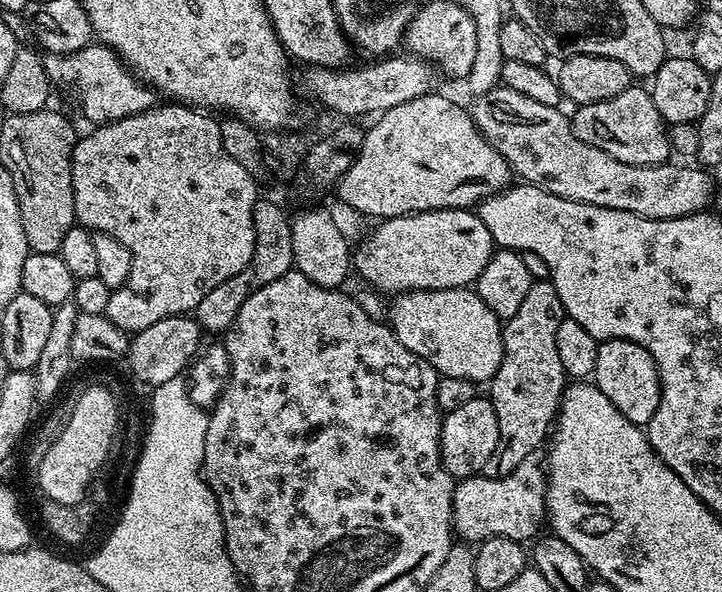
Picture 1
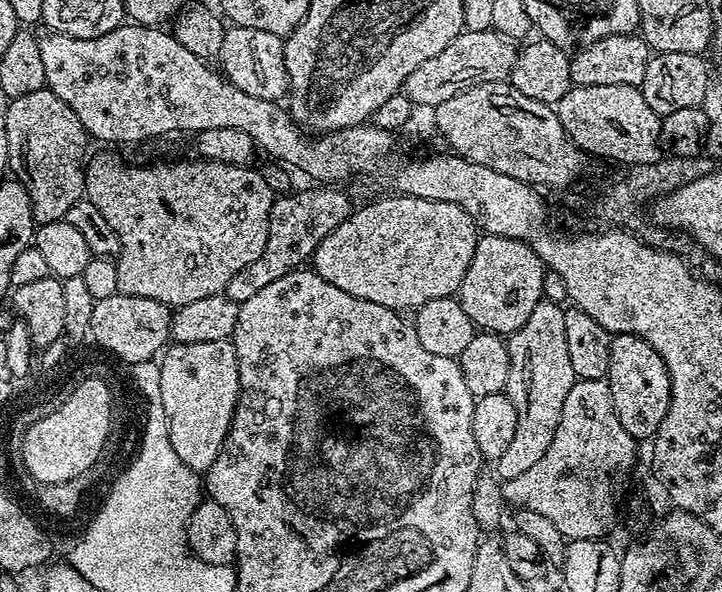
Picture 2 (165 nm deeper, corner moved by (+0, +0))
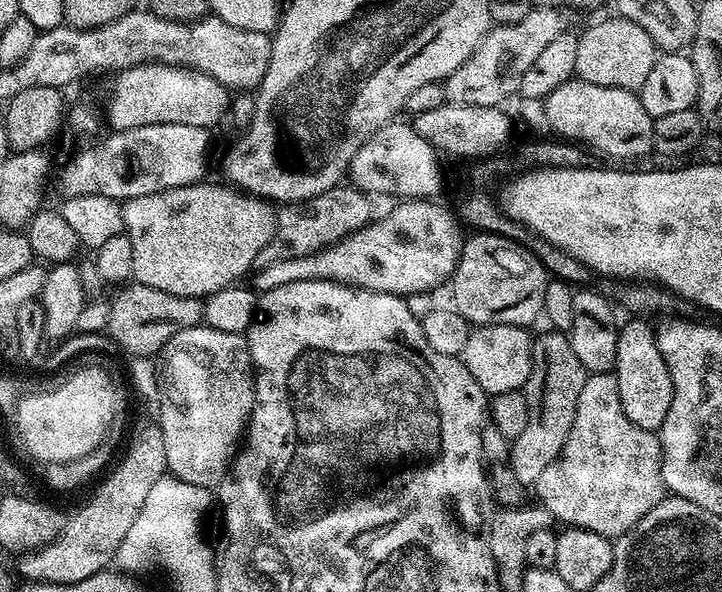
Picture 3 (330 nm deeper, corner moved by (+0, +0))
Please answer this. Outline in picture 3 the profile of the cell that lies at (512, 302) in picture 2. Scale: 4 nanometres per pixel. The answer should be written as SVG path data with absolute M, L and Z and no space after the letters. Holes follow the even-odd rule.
M477 231L460 245L456 270L450 277L452 300L469 325L518 324L532 326L541 319L550 275L531 247L523 248L511 236Z

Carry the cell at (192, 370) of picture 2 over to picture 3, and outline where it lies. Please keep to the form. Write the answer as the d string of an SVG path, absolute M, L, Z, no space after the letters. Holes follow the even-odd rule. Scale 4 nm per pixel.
M207 326L181 330L158 353L158 377L158 436L166 438L162 460L167 471L184 483L215 489L232 466L256 405L256 377L247 339L241 334L226 334L226 330L214 330Z

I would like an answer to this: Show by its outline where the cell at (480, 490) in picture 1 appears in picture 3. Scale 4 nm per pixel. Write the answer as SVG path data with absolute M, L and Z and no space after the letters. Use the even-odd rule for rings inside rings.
M615 371L594 372L586 378L570 438L566 438L558 458L542 470L534 485L534 496L550 510L555 521L609 538L629 532L666 499L660 437L626 418Z

